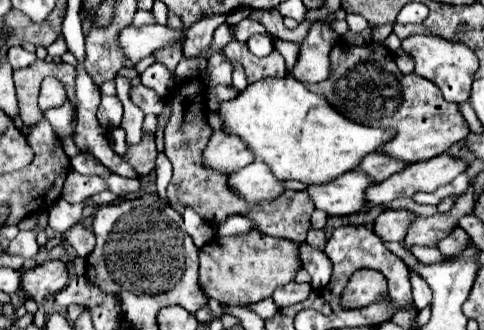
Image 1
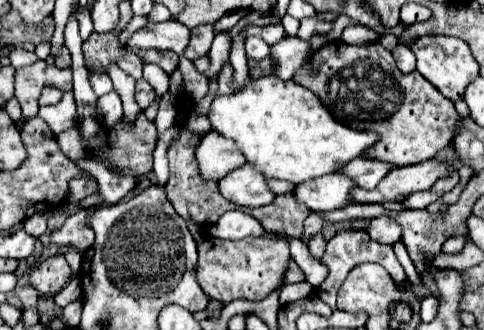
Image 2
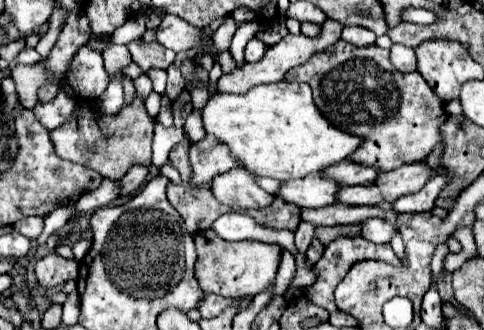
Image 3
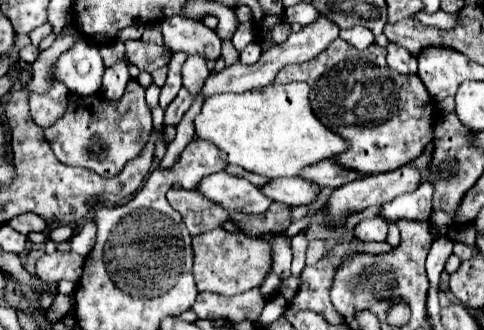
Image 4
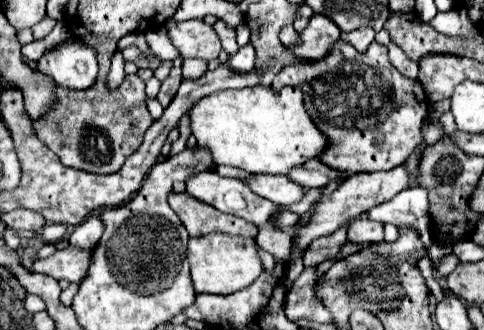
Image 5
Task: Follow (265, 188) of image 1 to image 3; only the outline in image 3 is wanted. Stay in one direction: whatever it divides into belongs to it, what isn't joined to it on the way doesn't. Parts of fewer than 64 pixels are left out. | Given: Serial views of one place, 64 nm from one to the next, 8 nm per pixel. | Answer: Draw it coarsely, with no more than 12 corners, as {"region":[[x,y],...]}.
{"region":[[242,166],[210,182],[216,200],[230,208],[260,210],[274,196]]}

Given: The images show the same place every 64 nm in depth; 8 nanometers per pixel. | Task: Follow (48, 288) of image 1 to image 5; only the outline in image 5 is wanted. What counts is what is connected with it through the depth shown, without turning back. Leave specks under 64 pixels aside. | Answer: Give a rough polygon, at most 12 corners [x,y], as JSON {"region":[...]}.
{"region":[[70,244],[32,270],[56,280],[82,282],[94,248]]}

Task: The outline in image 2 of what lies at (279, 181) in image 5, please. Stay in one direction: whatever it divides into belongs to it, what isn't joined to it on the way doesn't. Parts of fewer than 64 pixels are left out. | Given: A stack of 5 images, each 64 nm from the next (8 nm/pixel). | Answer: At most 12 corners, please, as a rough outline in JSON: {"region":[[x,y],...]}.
{"region":[[342,174],[296,184],[292,196],[312,212],[350,204],[354,182]]}

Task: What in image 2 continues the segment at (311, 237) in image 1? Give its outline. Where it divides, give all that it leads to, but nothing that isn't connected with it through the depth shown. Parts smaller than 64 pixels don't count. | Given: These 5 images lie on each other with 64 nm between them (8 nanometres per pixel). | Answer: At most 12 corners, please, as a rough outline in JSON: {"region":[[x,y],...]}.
{"region":[[318,232],[310,240],[308,250],[314,258],[322,258],[324,242],[322,234]]}

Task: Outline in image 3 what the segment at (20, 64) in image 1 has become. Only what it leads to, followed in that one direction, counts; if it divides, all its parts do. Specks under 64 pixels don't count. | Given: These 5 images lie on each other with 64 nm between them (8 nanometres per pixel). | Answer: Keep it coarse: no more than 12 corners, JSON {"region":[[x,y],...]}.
{"region":[[24,48],[16,58],[18,64],[36,64],[40,60],[34,48]]}

